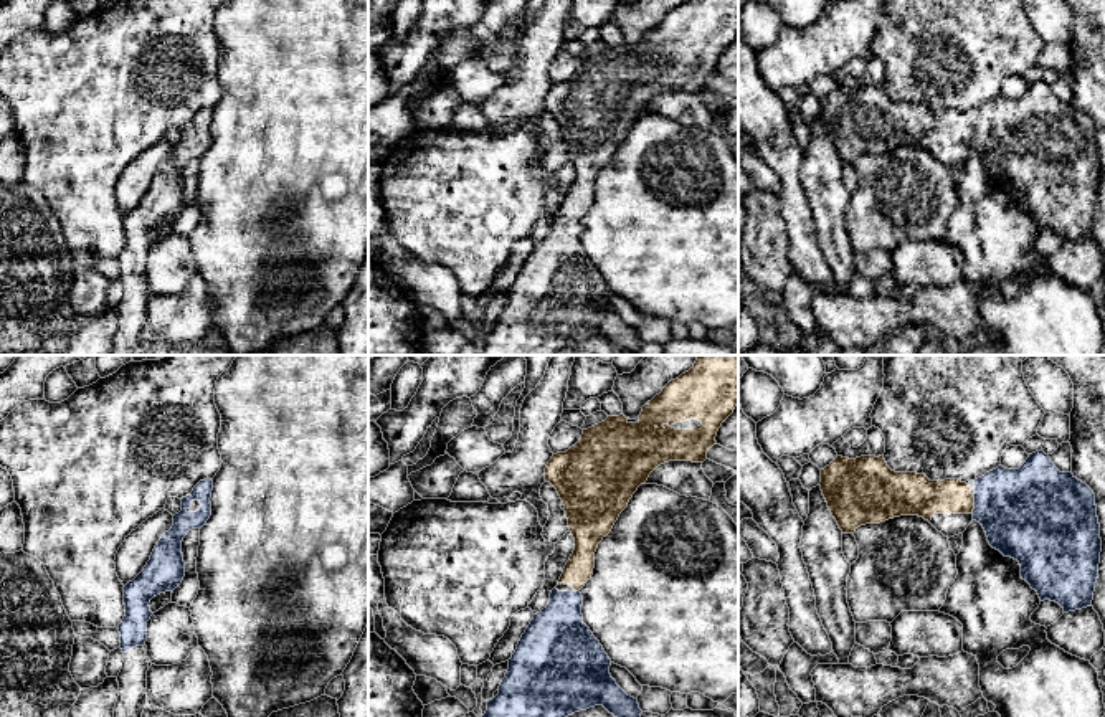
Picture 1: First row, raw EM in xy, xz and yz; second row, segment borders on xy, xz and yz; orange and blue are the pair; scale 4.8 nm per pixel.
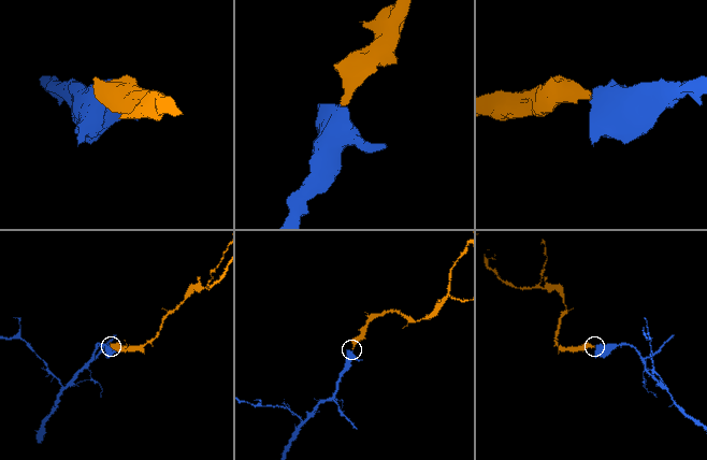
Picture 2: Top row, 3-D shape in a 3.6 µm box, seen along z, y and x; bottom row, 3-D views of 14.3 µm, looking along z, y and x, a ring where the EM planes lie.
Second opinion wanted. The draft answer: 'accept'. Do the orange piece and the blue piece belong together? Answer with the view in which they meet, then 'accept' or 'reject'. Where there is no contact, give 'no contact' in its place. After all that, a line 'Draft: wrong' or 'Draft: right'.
meets orange in yz; accept
Draft: right

